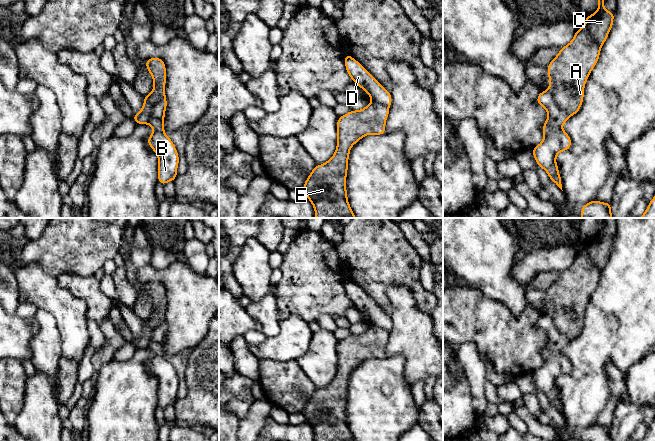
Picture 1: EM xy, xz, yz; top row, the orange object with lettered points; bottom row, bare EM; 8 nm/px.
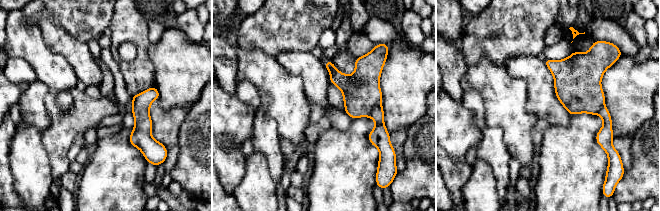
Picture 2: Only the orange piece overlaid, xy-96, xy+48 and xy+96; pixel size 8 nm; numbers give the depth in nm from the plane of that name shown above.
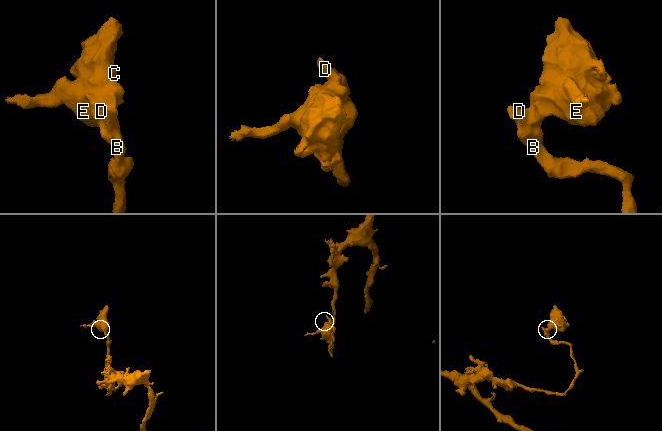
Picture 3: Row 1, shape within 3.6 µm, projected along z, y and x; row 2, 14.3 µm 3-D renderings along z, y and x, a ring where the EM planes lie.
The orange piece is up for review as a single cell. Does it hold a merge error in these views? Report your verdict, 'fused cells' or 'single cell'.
fused cells

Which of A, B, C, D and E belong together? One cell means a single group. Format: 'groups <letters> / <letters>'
groups A C E / B D

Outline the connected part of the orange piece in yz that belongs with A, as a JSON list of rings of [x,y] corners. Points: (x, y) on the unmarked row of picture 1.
[[[598,219],[598,233],[585,241],[585,249],[577,253],[572,265],[560,272],[547,290],[549,315],[557,330],[569,340],[579,336],[586,305],[599,284],[600,274],[613,250],[615,236],[604,232]]]

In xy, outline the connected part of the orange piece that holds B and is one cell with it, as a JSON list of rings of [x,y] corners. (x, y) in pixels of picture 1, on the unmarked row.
[[[165,319],[151,332],[149,348],[154,356],[147,362],[147,367],[158,380],[158,406],[165,409],[175,405],[179,379],[172,364],[164,356],[164,341],[167,331]]]

